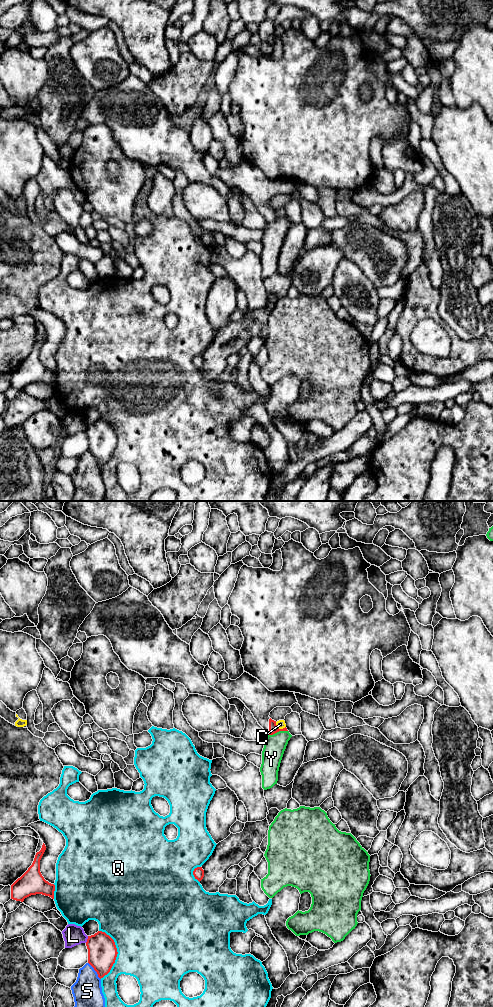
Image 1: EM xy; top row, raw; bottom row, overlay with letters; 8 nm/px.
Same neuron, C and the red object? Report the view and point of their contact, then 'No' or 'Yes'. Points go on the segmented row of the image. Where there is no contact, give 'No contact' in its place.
Touches red at xy (278, 728). No

